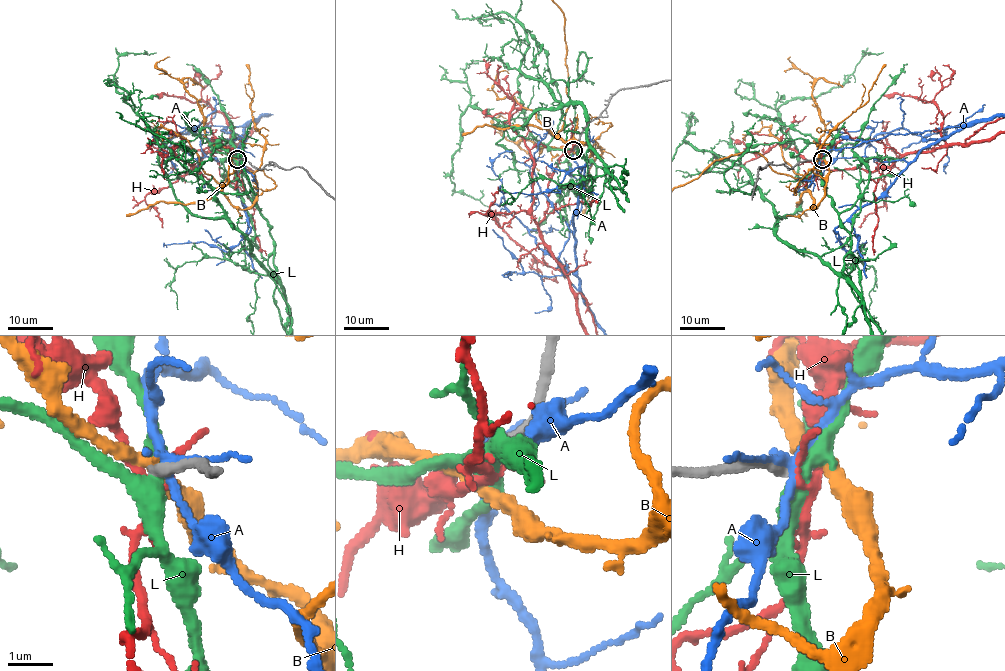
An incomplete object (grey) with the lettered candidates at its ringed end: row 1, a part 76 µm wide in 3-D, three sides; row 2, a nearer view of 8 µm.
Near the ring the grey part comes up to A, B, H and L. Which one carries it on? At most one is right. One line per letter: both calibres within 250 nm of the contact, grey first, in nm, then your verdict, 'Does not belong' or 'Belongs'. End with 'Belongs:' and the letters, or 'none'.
A: Thickness 280 nm (grey) against 160 nm. Does not belong
B: Thickness 240 nm (grey) against 220 nm. Does not belong
H: Thickness 240 nm (grey) against 170 nm. Does not belong
L: Thickness 240 nm (grey) against 360 nm. Does not belong
Belongs: none

